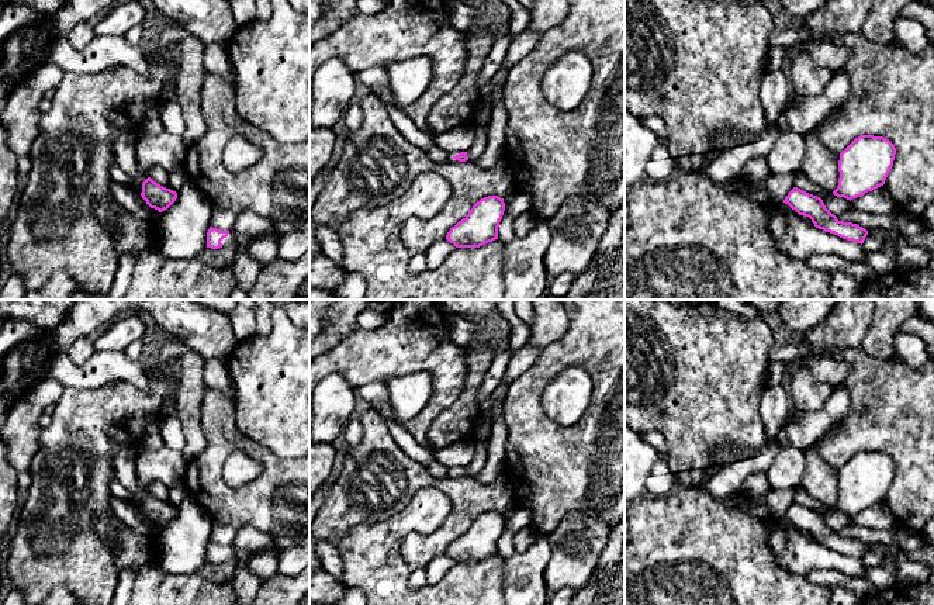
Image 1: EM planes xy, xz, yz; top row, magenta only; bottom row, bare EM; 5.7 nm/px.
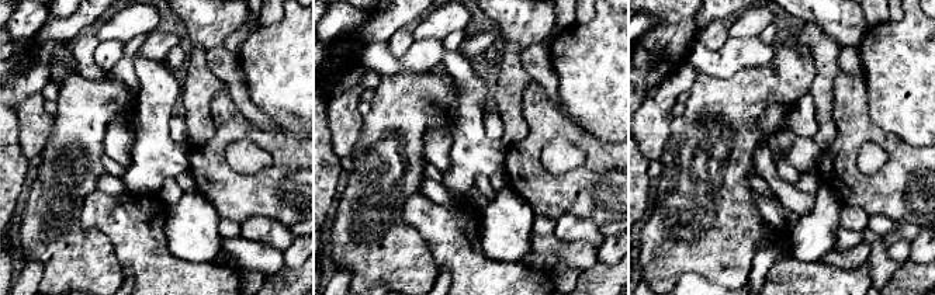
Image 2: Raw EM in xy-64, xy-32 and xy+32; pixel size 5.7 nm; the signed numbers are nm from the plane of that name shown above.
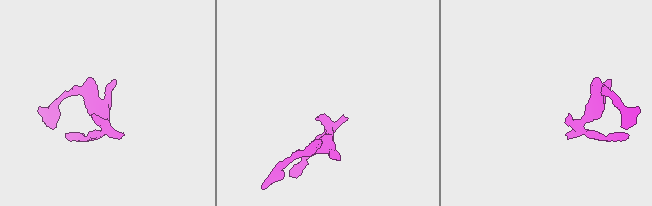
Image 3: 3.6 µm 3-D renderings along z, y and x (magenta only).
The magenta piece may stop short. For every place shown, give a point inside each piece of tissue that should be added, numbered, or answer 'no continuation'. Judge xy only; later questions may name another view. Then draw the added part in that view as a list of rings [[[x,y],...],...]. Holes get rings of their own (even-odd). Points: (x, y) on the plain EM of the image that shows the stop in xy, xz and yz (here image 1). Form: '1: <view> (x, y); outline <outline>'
1: xy (229, 556); outline [[[229,544],[228,552],[224,553],[224,554],[221,556],[221,559],[222,559],[224,563],[234,563],[234,564],[238,563],[238,556],[236,556],[236,553],[235,553],[234,544]]]

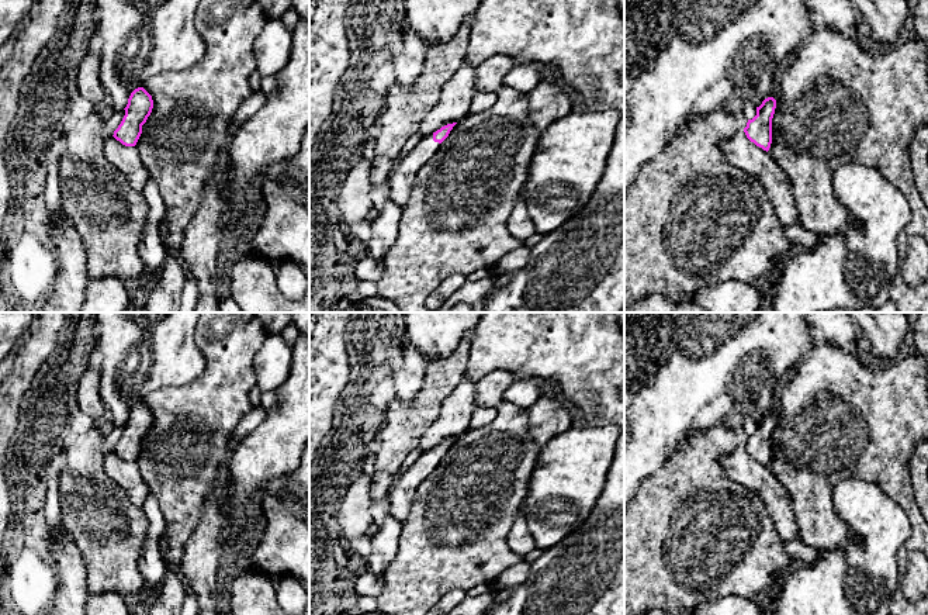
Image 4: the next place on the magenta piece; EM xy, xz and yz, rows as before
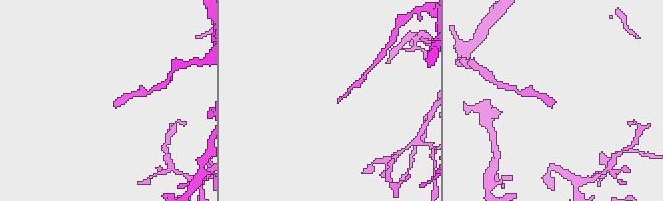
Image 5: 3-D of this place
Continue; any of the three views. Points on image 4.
1: xz (401, 498); outline [[[432,449],[423,452],[406,471],[401,473],[398,484],[388,497],[389,515],[392,518],[401,524],[406,519],[419,486],[430,476],[439,463],[440,459],[433,456]]]

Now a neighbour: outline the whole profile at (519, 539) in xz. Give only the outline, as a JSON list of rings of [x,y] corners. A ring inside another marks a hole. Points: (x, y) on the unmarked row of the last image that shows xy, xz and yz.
[[[519,512],[506,542],[519,556],[524,556],[536,547],[534,539],[529,532],[527,522],[522,512]]]

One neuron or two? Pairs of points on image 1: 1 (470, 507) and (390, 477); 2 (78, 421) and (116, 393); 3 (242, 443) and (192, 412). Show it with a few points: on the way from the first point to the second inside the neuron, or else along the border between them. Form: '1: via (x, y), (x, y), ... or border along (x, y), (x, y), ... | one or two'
1: via (450, 487), (421, 477), (410, 477) | one
2: via (87, 421), (106, 403) | one
3: border along (207, 387), (201, 404), (206, 446), (200, 452) | two

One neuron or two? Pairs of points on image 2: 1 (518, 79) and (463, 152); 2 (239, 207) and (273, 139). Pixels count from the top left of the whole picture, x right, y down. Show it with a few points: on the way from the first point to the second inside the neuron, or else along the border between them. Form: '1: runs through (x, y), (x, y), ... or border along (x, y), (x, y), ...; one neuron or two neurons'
1: border along (491, 77), (492, 101); two neurons
2: runs through (256, 190), (279, 167), (279, 156); one neuron

